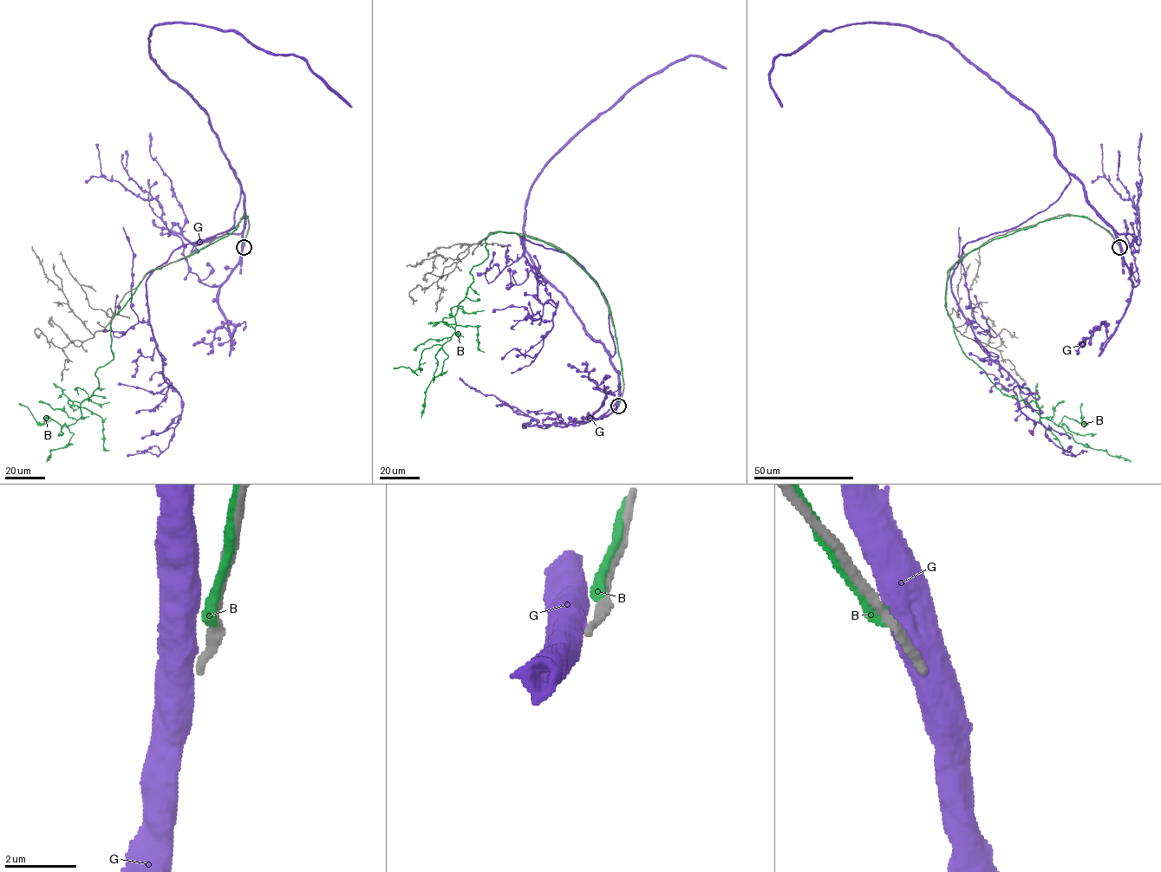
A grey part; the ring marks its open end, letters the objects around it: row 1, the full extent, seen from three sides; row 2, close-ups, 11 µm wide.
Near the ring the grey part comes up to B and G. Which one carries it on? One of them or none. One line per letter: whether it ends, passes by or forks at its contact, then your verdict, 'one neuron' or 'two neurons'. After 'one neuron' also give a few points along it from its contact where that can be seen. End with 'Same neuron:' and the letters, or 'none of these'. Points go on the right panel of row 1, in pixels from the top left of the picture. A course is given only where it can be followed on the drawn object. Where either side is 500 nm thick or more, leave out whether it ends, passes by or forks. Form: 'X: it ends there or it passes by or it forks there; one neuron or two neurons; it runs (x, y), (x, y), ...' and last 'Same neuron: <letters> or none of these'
B: it ends there; two neurons
G: two neurons
Same neuron: none of these

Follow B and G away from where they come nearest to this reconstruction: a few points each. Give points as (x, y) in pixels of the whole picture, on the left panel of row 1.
B: (244, 242), (246, 215), (145, 276), (113, 318), (113, 359), (95, 372), (67, 446), (47, 462)
G: (243, 246), (242, 185), (210, 117), (151, 56), (153, 28), (237, 31), (302, 58), (351, 107)

